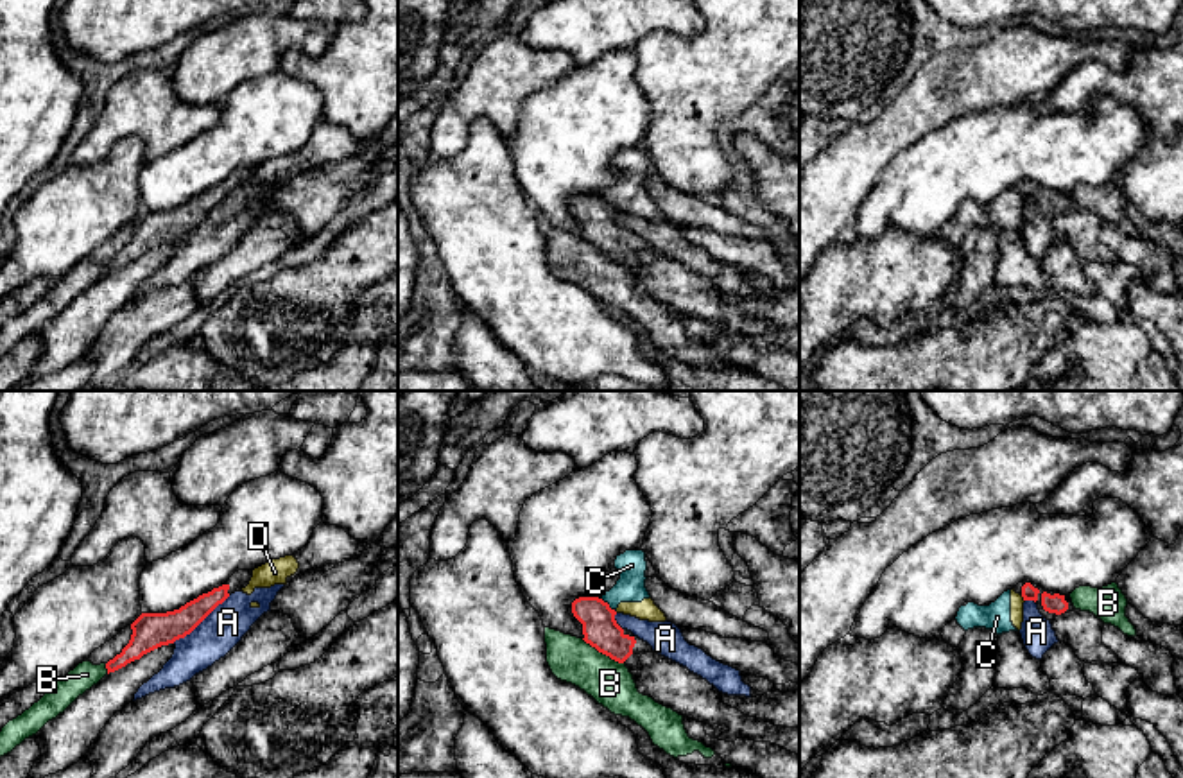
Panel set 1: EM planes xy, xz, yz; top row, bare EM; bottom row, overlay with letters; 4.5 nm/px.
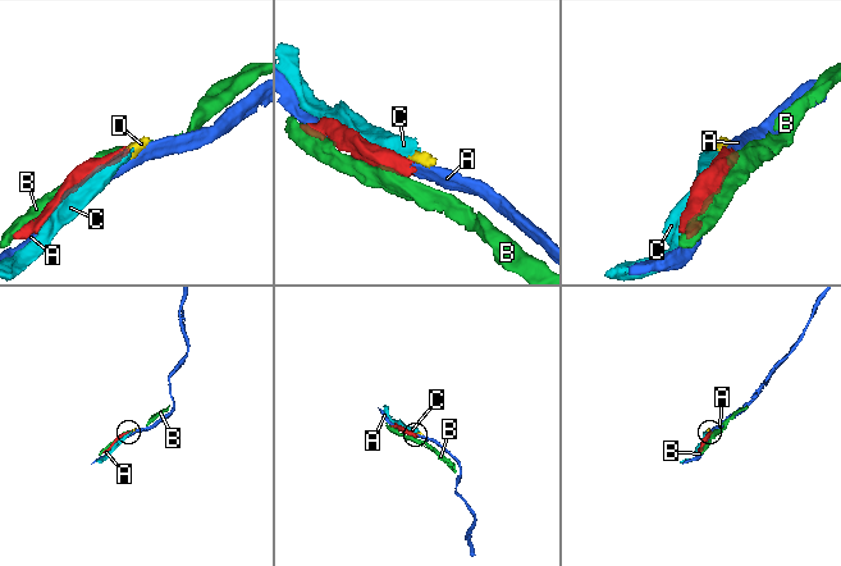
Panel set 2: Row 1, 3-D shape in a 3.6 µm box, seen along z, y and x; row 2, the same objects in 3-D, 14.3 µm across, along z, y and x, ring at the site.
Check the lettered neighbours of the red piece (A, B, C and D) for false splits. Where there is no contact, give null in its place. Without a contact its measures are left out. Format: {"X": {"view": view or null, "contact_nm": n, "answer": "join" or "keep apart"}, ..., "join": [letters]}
{"A": {"view": "xy", "contact_nm": 340, "answer": "keep apart"}, "B": {"view": "xz", "contact_nm": 220, "answer": "keep apart"}, "C": {"view": "xz", "contact_nm": 100, "answer": "keep apart"}, "D": {"view": "yz", "contact_nm": 40, "answer": "keep apart"}, "join": []}

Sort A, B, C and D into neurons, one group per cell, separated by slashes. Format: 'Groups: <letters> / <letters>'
Groups: A / B / C D

